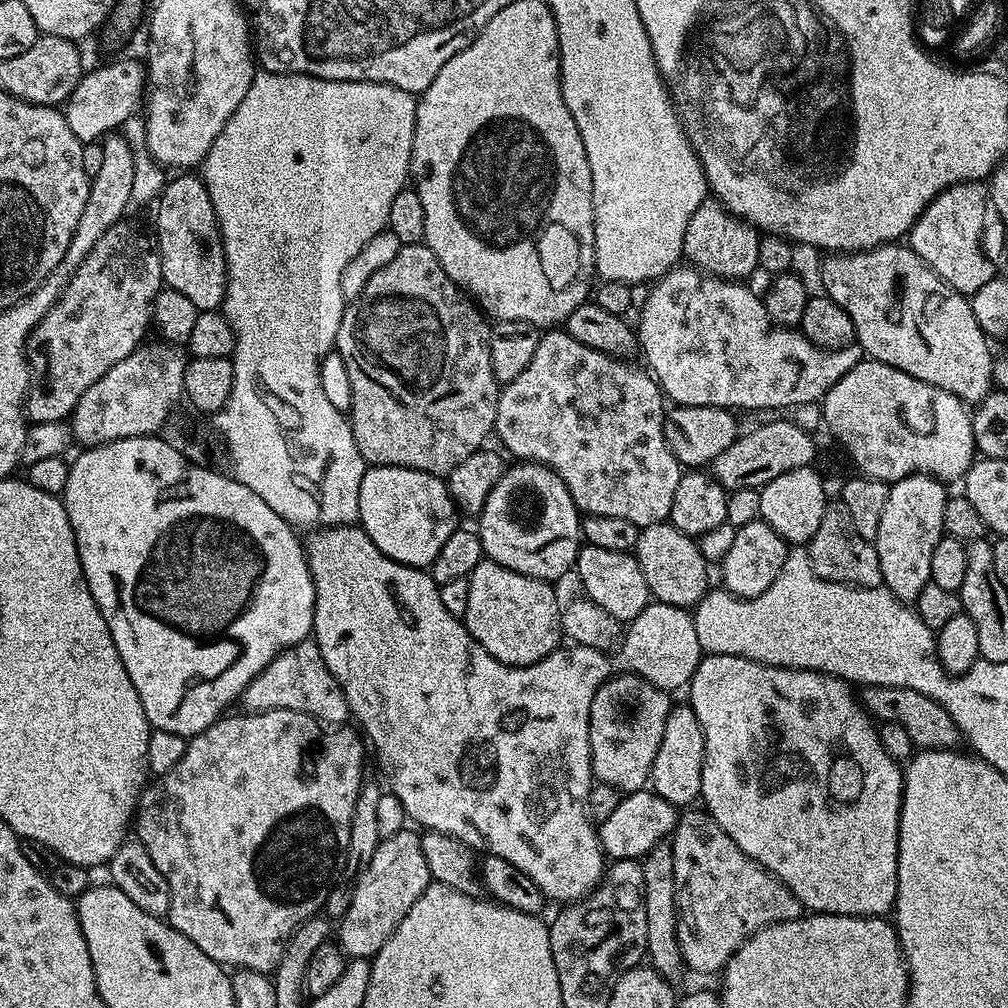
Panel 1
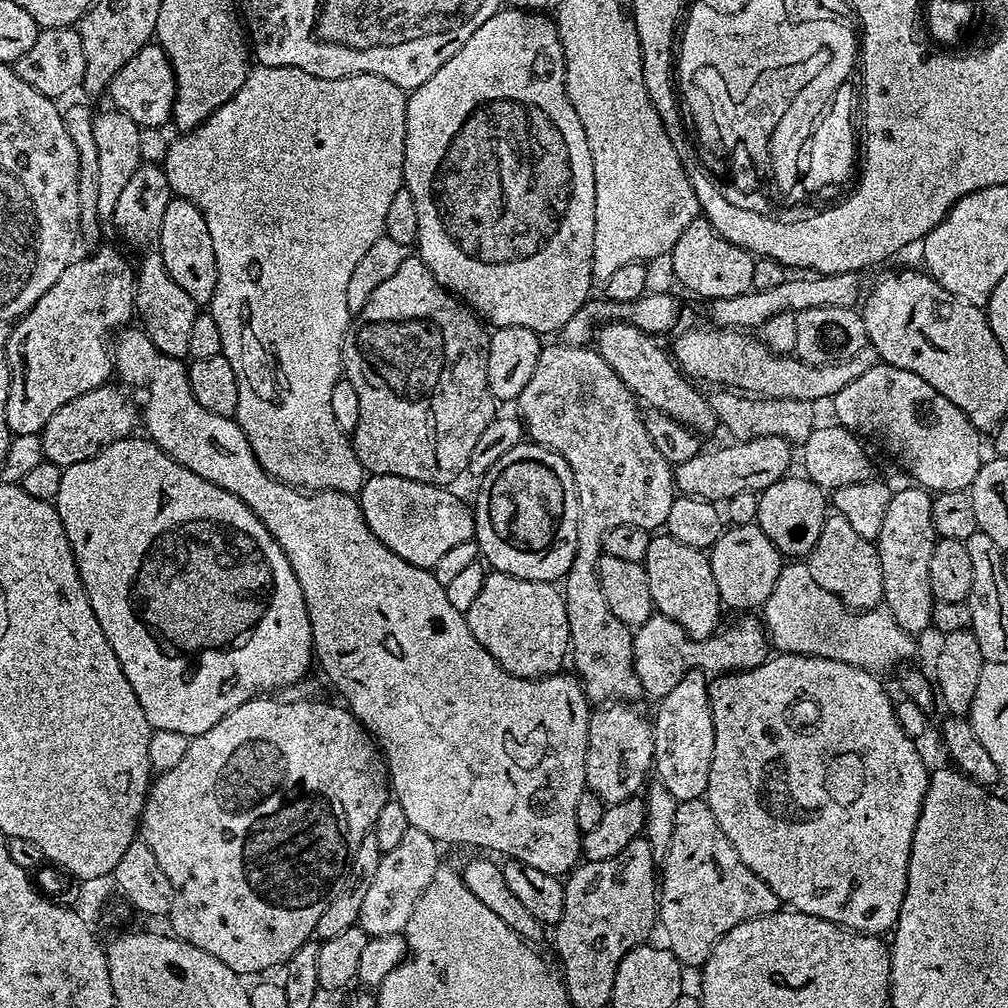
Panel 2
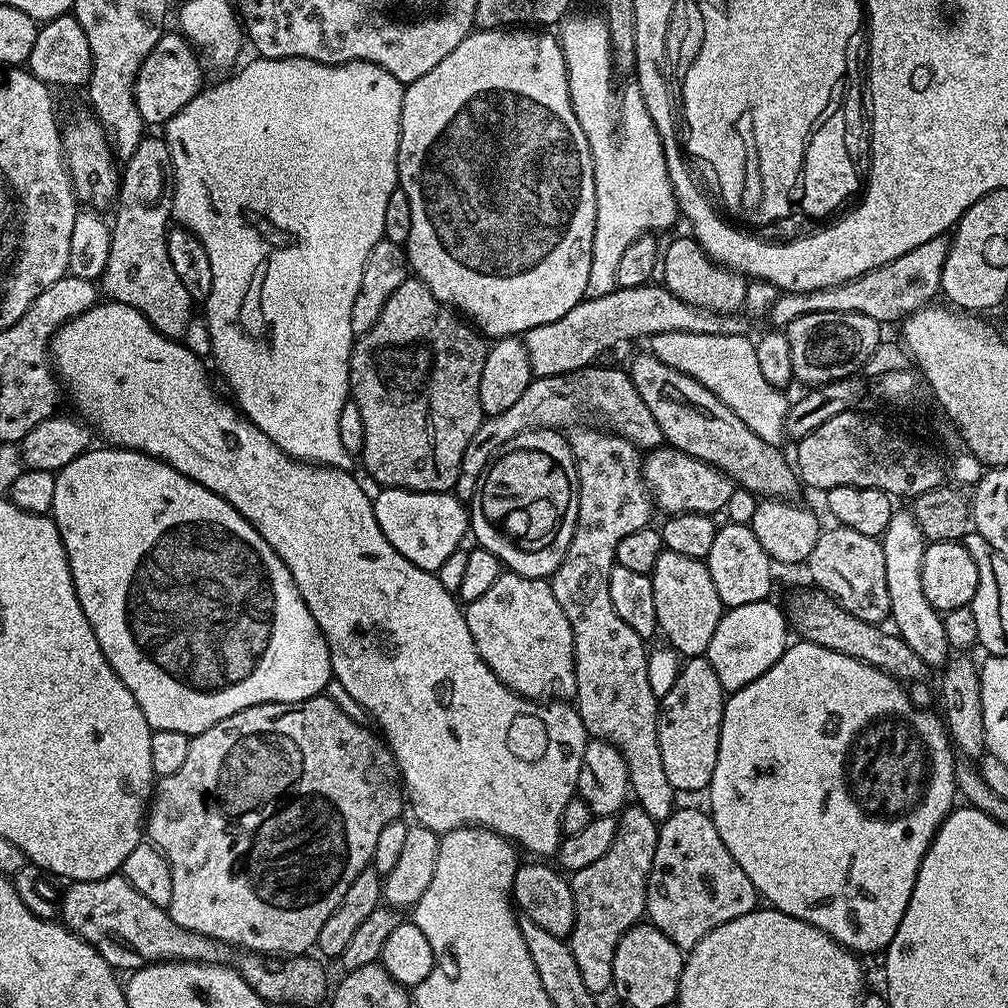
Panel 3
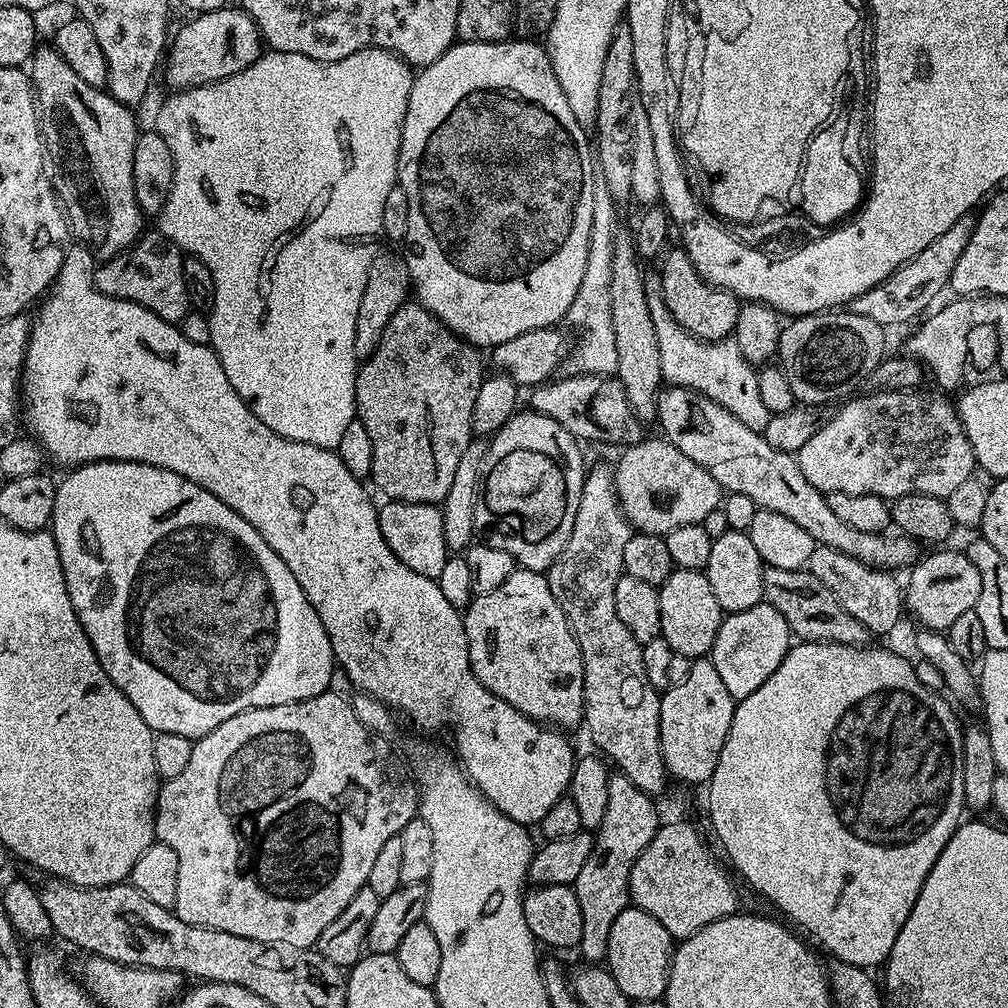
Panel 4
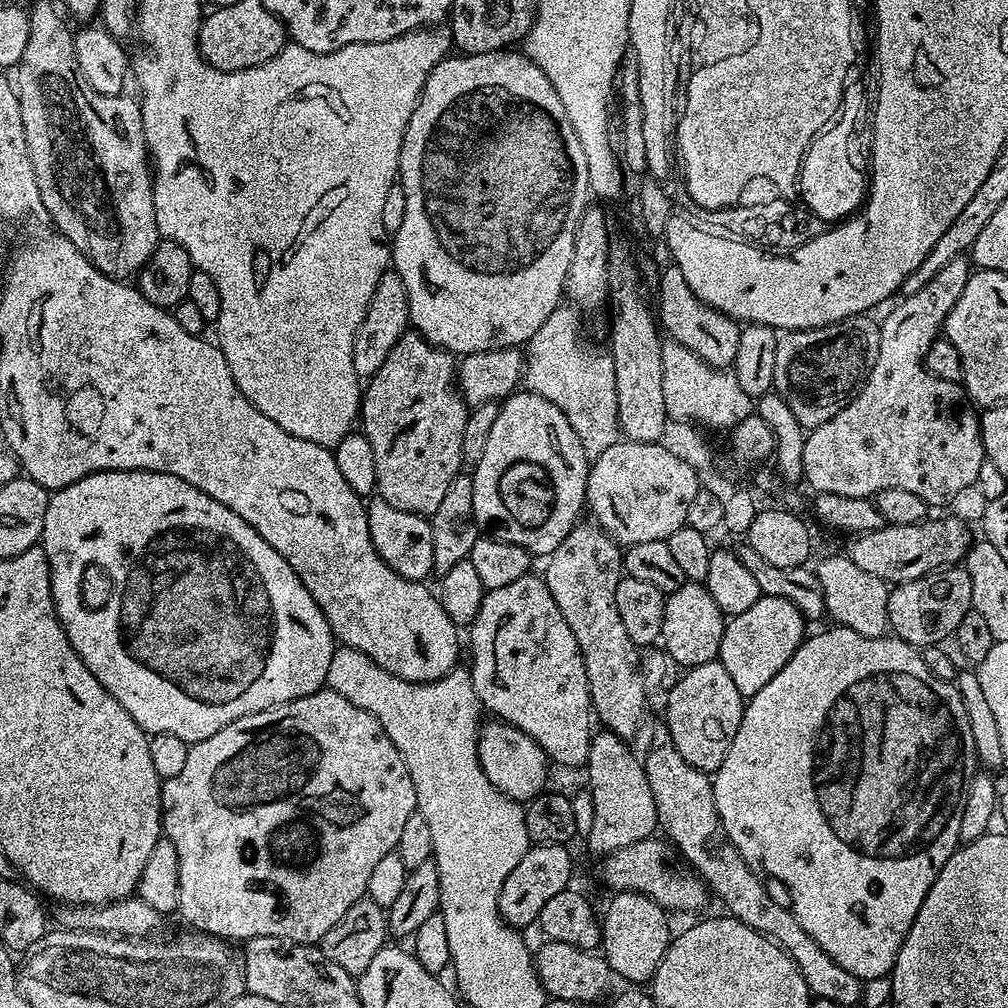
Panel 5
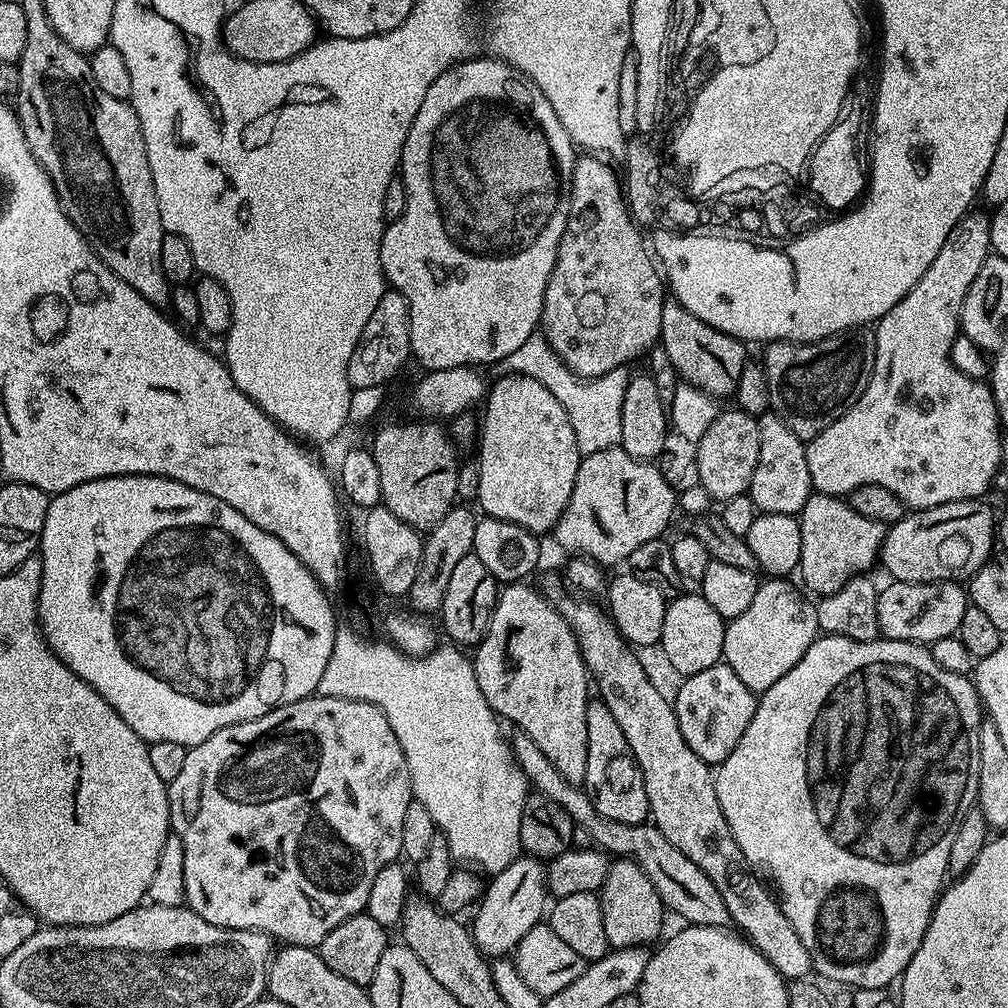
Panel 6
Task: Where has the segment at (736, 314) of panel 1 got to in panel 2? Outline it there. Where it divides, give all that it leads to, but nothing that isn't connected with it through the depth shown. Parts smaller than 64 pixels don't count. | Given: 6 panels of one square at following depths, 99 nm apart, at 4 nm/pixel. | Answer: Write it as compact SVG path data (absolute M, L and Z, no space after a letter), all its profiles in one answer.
M711 330L712 332L684 332L670 348L679 369L693 381L705 380L712 386L727 386L756 398L770 400L831 401L847 384L854 382L876 364L881 363L878 350L867 344L854 358L846 358L837 364L818 366L796 359L795 355L780 356L764 345L759 335L744 330Z

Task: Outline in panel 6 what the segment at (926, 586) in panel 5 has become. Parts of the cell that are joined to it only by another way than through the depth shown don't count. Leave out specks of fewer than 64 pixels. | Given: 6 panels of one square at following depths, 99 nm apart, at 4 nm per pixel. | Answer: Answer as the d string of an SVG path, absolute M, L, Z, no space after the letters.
M905 580L888 582L878 592L878 626L885 640L905 640L911 644L930 646L938 638L957 635L962 614L970 606L968 593L955 580L935 584L911 584Z

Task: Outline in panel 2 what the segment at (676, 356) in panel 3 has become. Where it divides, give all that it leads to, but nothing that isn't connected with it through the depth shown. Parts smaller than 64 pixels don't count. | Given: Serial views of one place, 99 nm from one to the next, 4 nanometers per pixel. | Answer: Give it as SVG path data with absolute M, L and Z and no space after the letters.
M716 390L711 393L712 412L719 427L729 432L733 441L757 440L763 436L786 438L794 446L803 446L810 434L818 427L818 420L812 413L813 405L806 400L770 400L753 398L736 390Z

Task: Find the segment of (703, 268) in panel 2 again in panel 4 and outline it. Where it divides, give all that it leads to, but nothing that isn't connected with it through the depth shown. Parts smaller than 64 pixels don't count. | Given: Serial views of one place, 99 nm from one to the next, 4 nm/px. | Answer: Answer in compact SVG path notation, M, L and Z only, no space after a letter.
M676 246L673 252L665 251L659 264L659 295L664 297L670 314L686 331L705 342L727 340L735 333L741 301L733 292L707 284L698 274L694 262L684 253L683 247Z

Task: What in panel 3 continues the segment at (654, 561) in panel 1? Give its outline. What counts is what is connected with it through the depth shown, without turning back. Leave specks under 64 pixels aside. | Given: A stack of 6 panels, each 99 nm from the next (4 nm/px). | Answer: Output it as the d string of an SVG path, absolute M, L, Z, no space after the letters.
M665 550L658 554L658 562L654 562L650 575L654 586L654 610L658 614L659 635L664 635L669 640L665 641L681 657L705 655L720 618L726 611L718 598L714 578L710 578L707 563L698 558L686 558L686 554Z

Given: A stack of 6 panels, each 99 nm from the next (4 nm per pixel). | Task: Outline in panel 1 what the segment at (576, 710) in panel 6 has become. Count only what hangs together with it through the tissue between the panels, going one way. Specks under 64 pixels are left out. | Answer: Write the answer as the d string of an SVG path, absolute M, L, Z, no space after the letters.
M487 558L480 560L478 566L474 566L474 570L466 578L470 586L470 599L466 605L466 614L462 617L462 623L468 628L470 635L480 643L487 652L493 656L498 662L509 664L512 668L525 668L531 664L536 664L542 658L546 658L562 644L562 600L556 597L556 592L551 583L547 580L539 580L538 578L530 578L526 574L518 574L514 570L510 570L506 566L502 566L498 562Z

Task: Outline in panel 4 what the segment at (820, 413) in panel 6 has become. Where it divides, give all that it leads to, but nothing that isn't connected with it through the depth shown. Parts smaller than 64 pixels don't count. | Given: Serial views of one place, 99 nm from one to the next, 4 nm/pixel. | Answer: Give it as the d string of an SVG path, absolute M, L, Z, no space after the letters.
M847 310L789 319L780 329L778 366L790 382L790 390L794 390L797 405L832 406L843 401L849 395L848 383L863 381L885 359L884 336L885 329L878 322Z

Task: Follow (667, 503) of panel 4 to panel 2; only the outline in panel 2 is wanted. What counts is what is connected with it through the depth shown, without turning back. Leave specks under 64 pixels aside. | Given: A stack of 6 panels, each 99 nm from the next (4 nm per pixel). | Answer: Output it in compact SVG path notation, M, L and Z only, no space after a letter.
M763 436L757 440L738 440L728 442L725 448L712 448L702 450L694 458L690 458L690 462L682 462L675 465L674 479L676 482L677 493L686 496L696 496L699 500L711 500L713 502L726 502L734 494L742 494L743 492L755 492L757 494L763 492L766 486L774 486L774 482L778 482L783 476L789 475L792 464L792 452L794 445L786 438L778 438L777 436Z

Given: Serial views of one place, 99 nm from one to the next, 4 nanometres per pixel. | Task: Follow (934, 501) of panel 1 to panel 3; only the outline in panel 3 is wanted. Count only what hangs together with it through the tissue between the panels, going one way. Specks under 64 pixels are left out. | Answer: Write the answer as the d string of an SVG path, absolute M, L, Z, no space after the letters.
M893 511L890 526L886 526L882 543L886 554L886 586L890 589L891 627L929 669L943 669L950 655L946 642L946 626L943 615L937 612L934 606L930 606L930 601L922 590L922 558L926 541L911 511Z

